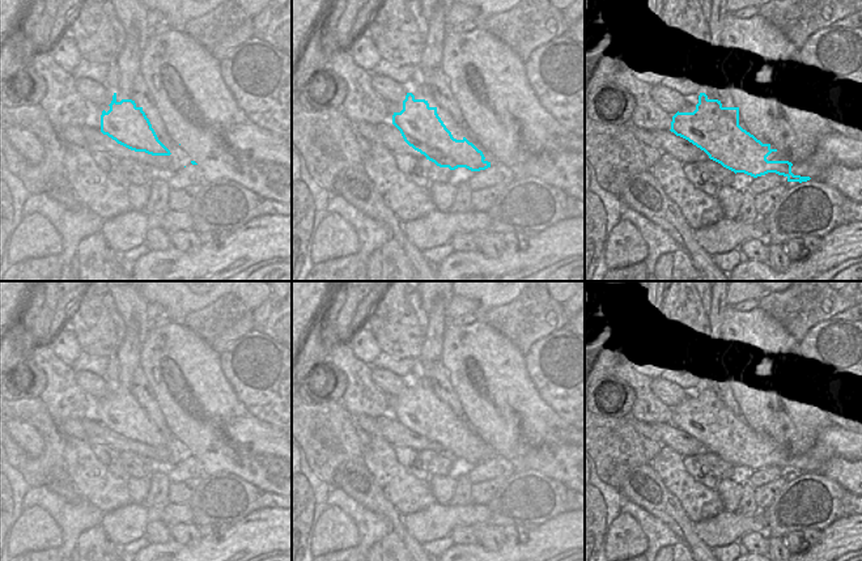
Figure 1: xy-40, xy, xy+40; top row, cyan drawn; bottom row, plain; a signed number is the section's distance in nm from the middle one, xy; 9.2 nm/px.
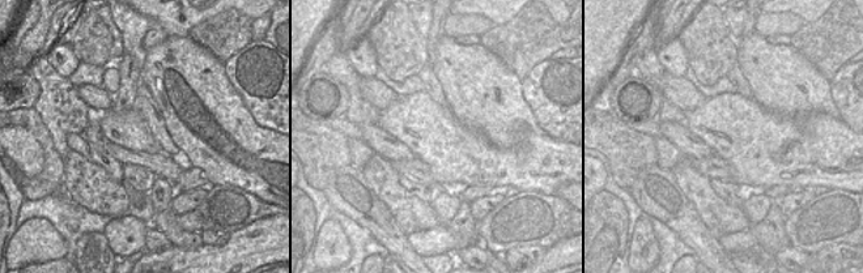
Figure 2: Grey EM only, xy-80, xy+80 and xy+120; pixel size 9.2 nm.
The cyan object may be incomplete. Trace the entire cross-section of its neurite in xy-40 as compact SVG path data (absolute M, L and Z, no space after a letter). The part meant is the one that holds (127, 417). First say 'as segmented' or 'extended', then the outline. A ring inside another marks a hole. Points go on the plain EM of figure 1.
as segmented; M116 386L109 398L110 403L102 404L101 425L118 437L152 449L170 449L170 443L158 433L143 400L132 392L116 394Z

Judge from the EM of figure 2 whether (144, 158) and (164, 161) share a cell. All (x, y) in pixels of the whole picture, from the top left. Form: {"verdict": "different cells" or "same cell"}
{"verdict": "same cell"}

